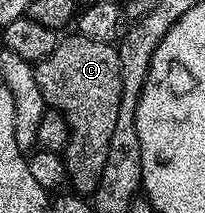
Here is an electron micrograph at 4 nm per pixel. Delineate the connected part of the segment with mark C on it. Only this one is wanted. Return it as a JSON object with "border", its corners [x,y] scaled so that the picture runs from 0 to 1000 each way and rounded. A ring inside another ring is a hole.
{"border":[[[371,150],[341,160],[341,178],[283,192],[249,263],[176,296],[171,376],[190,376],[224,502],[283,516],[337,601],[337,657],[307,709],[332,869],[380,915],[434,920],[502,826],[502,770],[522,770],[522,695],[541,620],[561,620],[561,563],[580,563],[600,394],[566,211],[410,178]]]}

